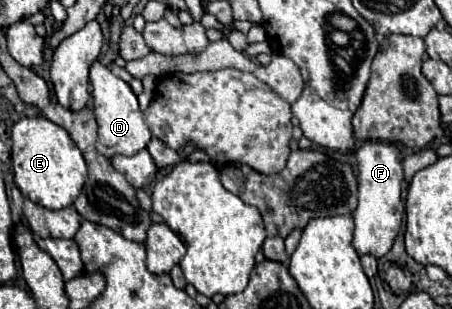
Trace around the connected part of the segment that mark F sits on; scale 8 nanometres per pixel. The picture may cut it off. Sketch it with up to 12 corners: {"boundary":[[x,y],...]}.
{"boundary":[[399,147],[355,151],[353,245],[383,257],[401,229]]}

